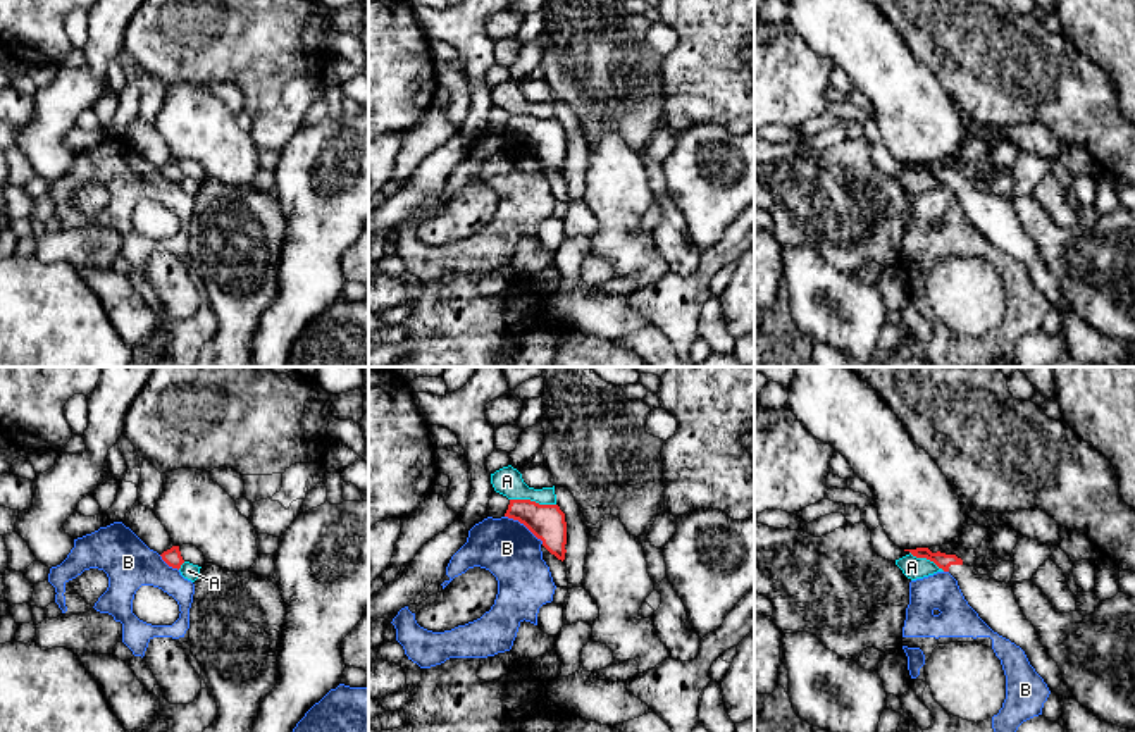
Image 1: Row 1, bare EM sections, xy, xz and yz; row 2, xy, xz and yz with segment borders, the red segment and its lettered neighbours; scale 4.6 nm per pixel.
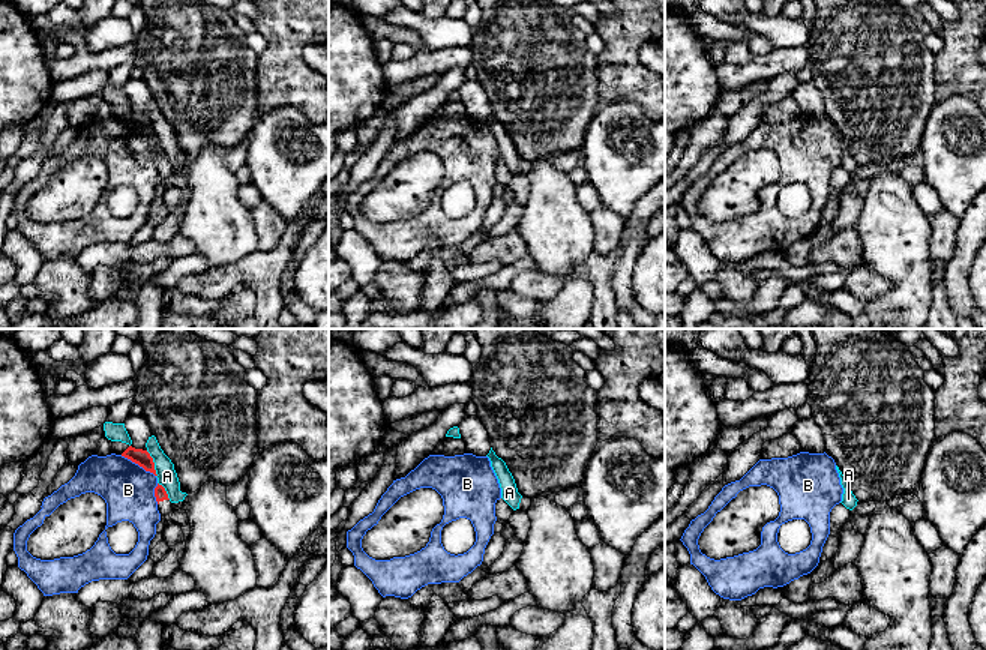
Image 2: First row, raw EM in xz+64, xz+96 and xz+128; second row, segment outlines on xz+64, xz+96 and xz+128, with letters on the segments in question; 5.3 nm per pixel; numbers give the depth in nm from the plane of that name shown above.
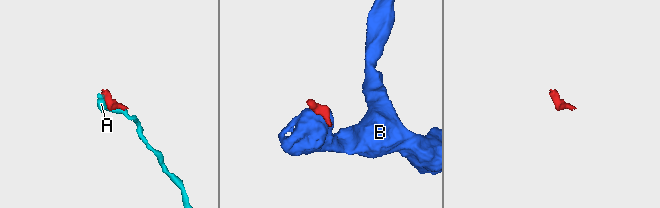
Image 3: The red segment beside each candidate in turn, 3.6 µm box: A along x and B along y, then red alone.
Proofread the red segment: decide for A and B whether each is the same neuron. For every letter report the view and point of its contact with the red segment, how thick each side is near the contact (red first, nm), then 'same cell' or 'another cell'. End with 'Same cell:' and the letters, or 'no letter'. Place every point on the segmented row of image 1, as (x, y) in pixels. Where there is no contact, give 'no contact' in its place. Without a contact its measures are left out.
A: meets red in xz at (533, 502); 170 nm thick on the red side, 140 nm on the other; another cell
B: meets red in xz at (524, 524); 170 nm thick on the red side, 280 nm on the other; another cell
Same cell: no letter

